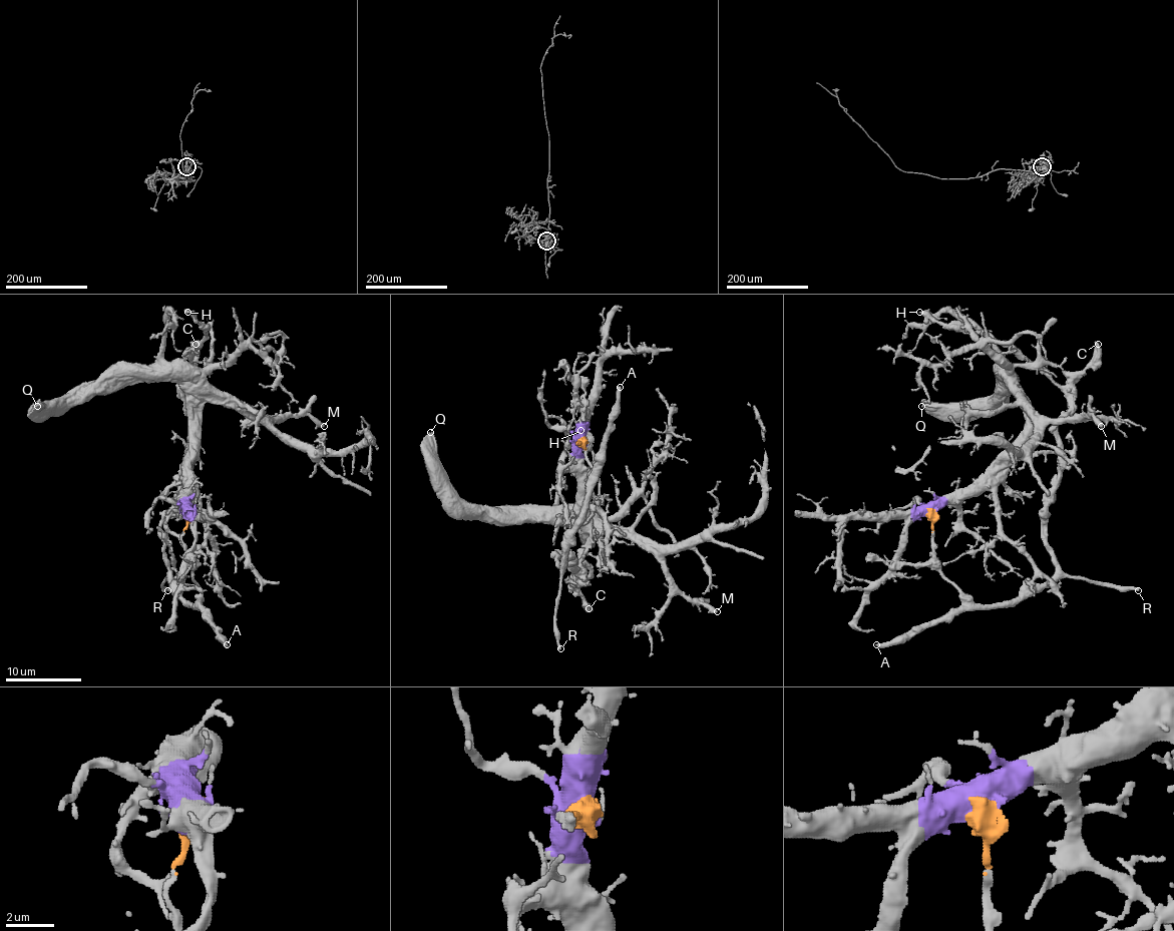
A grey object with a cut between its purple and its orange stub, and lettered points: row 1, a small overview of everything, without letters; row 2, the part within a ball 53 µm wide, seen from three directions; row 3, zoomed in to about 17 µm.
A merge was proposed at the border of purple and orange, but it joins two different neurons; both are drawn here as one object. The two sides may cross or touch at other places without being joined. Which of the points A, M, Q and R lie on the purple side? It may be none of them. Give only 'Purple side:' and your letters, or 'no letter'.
Purple side: M, Q

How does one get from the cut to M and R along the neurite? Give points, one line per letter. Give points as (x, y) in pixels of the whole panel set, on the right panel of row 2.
M: (930, 512), (957, 490), (968, 488), (1017, 440), (1028, 415), (1025, 400), (1045, 419), (1085, 415), (1101, 427)
R: (930, 512), (940, 571), (976, 604), (1011, 604), (1063, 577), (1139, 590)

